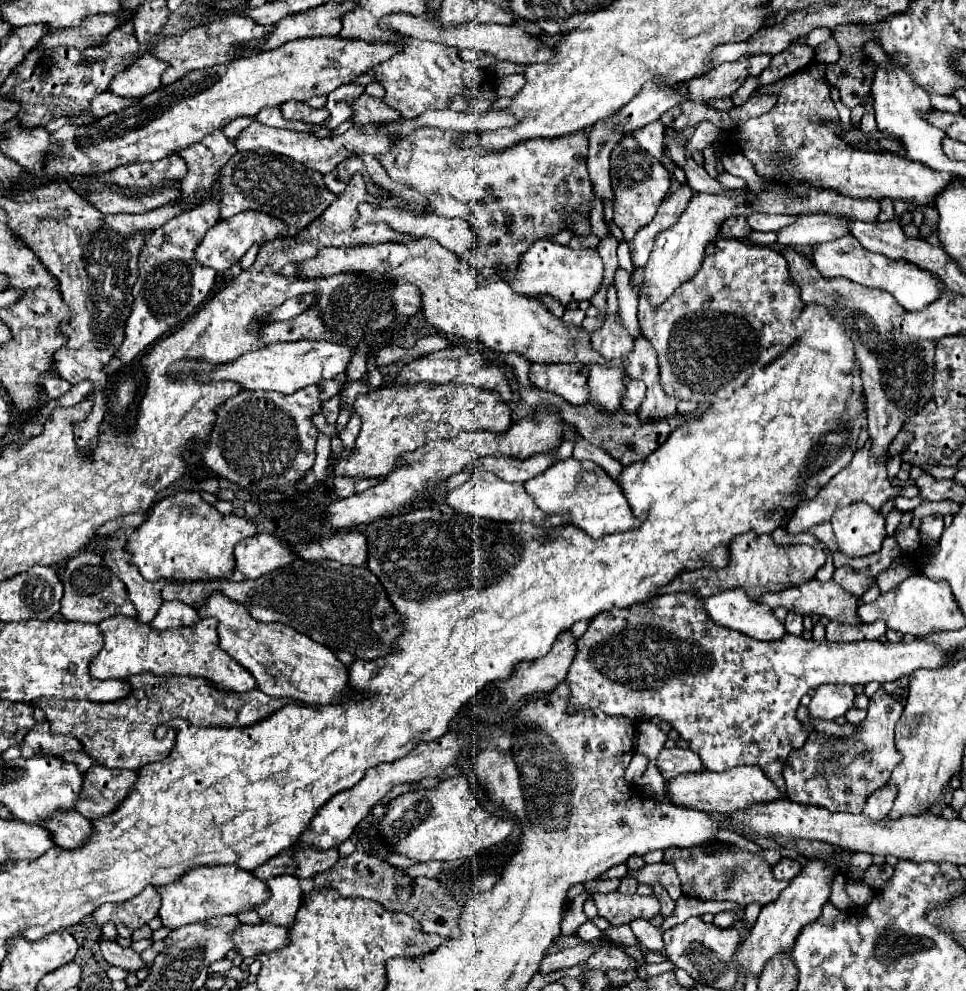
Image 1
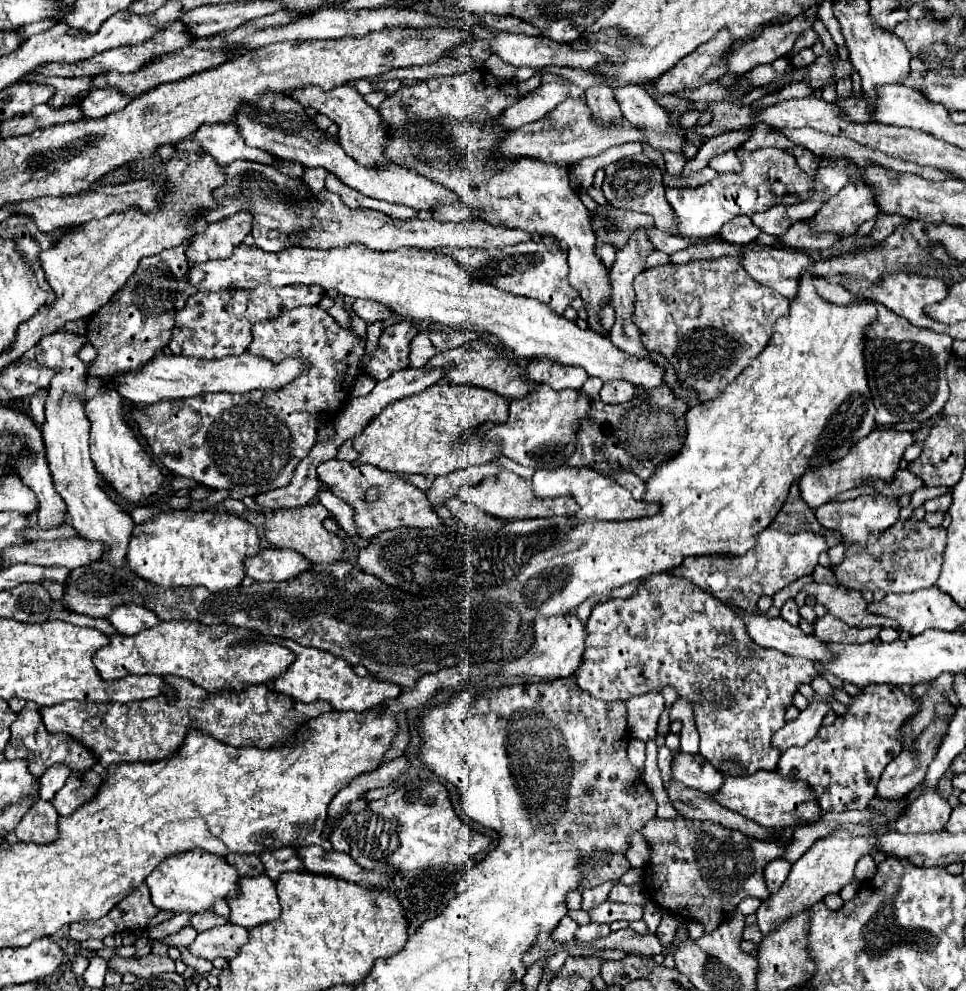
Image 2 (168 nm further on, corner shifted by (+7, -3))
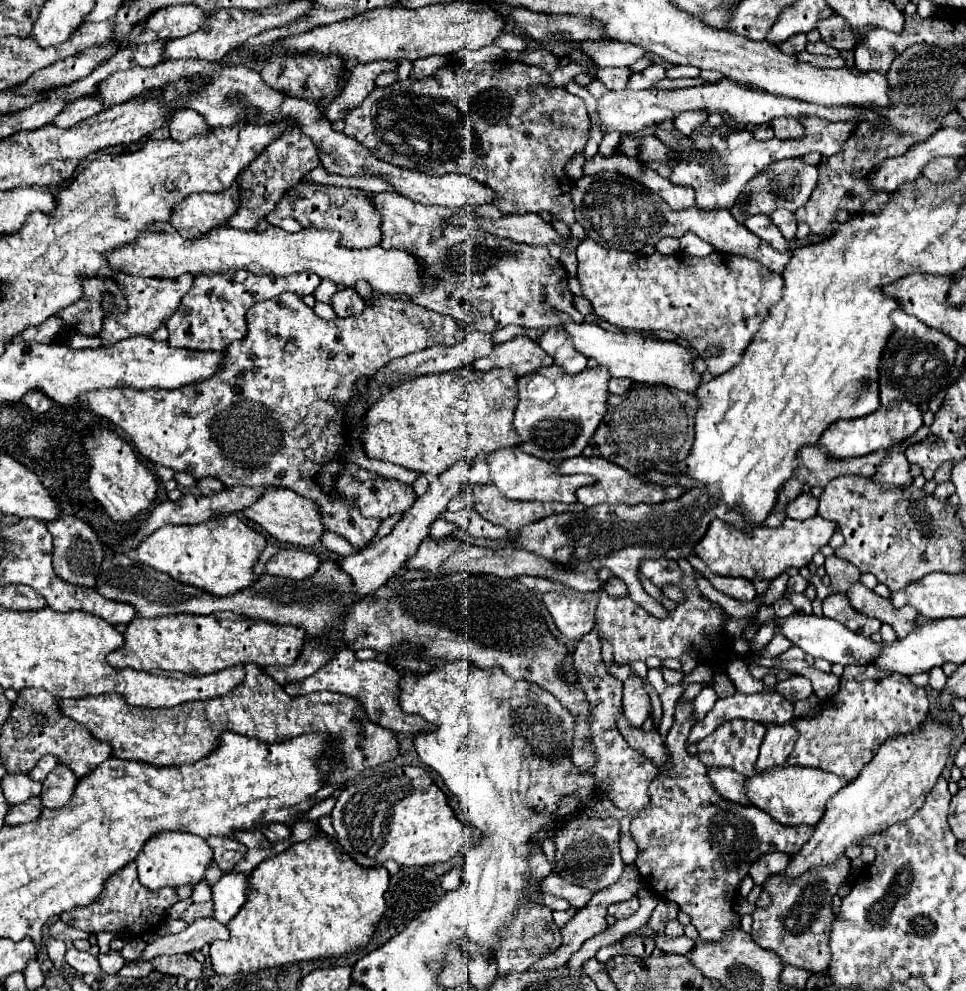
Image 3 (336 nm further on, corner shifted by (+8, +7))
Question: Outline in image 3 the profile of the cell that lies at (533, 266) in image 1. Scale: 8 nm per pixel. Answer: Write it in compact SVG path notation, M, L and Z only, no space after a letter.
M371 192L369 200L381 216L381 246L413 252L417 258L425 260L429 268L433 266L433 276L437 276L437 280L443 280L441 288L429 288L425 296L417 296L417 300L413 300L415 304L439 314L449 314L461 326L465 324L467 330L481 332L493 332L509 324L543 330L553 328L553 320L541 312L541 304L549 304L551 308L569 314L571 320L583 322L583 316L573 306L567 272L561 262L549 254L547 246L501 240L473 224L469 228L449 228L441 224L443 218L457 212L477 216L473 206L465 206L461 210L423 206L397 192Z

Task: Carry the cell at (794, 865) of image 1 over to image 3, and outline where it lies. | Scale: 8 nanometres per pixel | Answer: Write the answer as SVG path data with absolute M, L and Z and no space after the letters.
M769 852L765 856L761 856L749 870L749 876L753 878L753 882L757 886L763 886L773 874L779 874L787 868L789 864L789 854L783 852Z

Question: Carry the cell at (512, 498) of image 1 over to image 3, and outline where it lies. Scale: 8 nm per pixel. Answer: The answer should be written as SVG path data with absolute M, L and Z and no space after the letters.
M517 448L499 450L487 456L489 464L489 482L509 500L539 500L539 502L575 502L577 488L585 484L593 484L593 476L585 474L573 474L573 476L559 476L557 468L545 460L537 460Z

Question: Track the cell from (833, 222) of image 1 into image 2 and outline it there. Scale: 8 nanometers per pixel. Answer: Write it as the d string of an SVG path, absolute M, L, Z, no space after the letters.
M848 182L822 210L812 218L812 228L818 232L834 232L838 236L850 236L860 224L878 216L878 202L874 202L874 190L866 182Z

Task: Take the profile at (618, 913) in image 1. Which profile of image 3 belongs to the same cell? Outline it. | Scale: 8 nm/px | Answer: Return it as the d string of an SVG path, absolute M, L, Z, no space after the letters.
M633 898L633 900L629 900L629 902L611 904L611 906L609 906L609 914L615 916L615 918L625 918L625 916L631 916L637 908L639 908L639 900Z

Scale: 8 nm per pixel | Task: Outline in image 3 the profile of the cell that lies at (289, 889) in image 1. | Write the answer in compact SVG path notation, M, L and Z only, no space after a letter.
M241 872L223 874L223 878L211 886L211 892L215 904L215 918L227 924L229 920L233 920L233 916L237 916L237 912L247 902L249 874Z

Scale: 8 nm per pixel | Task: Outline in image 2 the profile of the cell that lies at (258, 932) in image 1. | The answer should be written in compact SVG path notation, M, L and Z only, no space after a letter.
M228 922L224 926L216 926L214 930L198 932L196 940L188 946L188 952L206 960L214 960L218 956L228 960L234 958L234 954L238 954L240 946L244 946L248 938L250 934L246 928Z

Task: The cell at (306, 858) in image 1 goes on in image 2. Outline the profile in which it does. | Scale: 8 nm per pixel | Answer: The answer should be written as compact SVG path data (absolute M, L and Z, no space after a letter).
M282 848L282 850L266 850L262 852L262 864L266 870L266 876L270 880L278 880L282 872L306 872L302 860L296 856L294 848Z

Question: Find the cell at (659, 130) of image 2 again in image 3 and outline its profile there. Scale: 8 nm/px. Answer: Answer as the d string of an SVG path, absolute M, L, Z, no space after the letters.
M599 68L599 70L597 70L597 78L599 78L609 90L619 92L619 90L627 90L631 72L629 72L629 68Z

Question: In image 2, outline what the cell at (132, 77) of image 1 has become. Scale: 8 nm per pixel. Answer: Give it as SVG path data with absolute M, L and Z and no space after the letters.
M106 88L106 90L90 92L90 96L80 102L80 108L82 108L82 114L86 120L94 120L94 118L102 118L102 116L122 110L130 100L132 98L122 94L120 90Z

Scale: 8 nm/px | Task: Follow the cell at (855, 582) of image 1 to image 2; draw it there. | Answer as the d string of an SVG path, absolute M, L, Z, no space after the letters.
M908 518L898 520L878 542L870 542L866 550L862 546L846 546L844 560L834 568L836 578L842 586L860 592L914 592L922 588L930 588L936 584L942 566L942 554L946 548L946 530L926 526L924 520Z

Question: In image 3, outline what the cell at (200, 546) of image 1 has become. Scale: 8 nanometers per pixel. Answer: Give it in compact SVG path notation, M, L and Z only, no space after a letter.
M217 514L201 524L159 528L139 544L137 556L141 562L179 582L205 588L215 596L225 596L253 584L253 562L259 558L263 548L265 536L261 532L247 526L235 514Z

